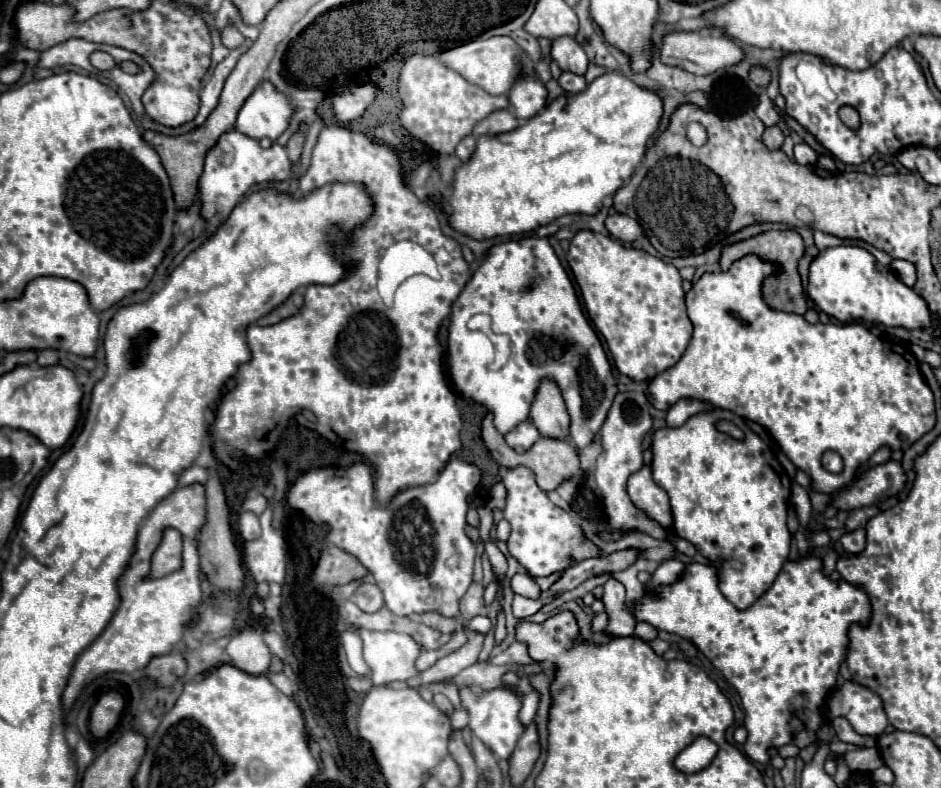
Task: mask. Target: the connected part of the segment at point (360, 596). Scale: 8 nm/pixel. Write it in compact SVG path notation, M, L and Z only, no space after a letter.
M360 583L354 593L354 601L366 613L374 613L384 605L382 593L380 593L378 585L374 585L374 583Z

